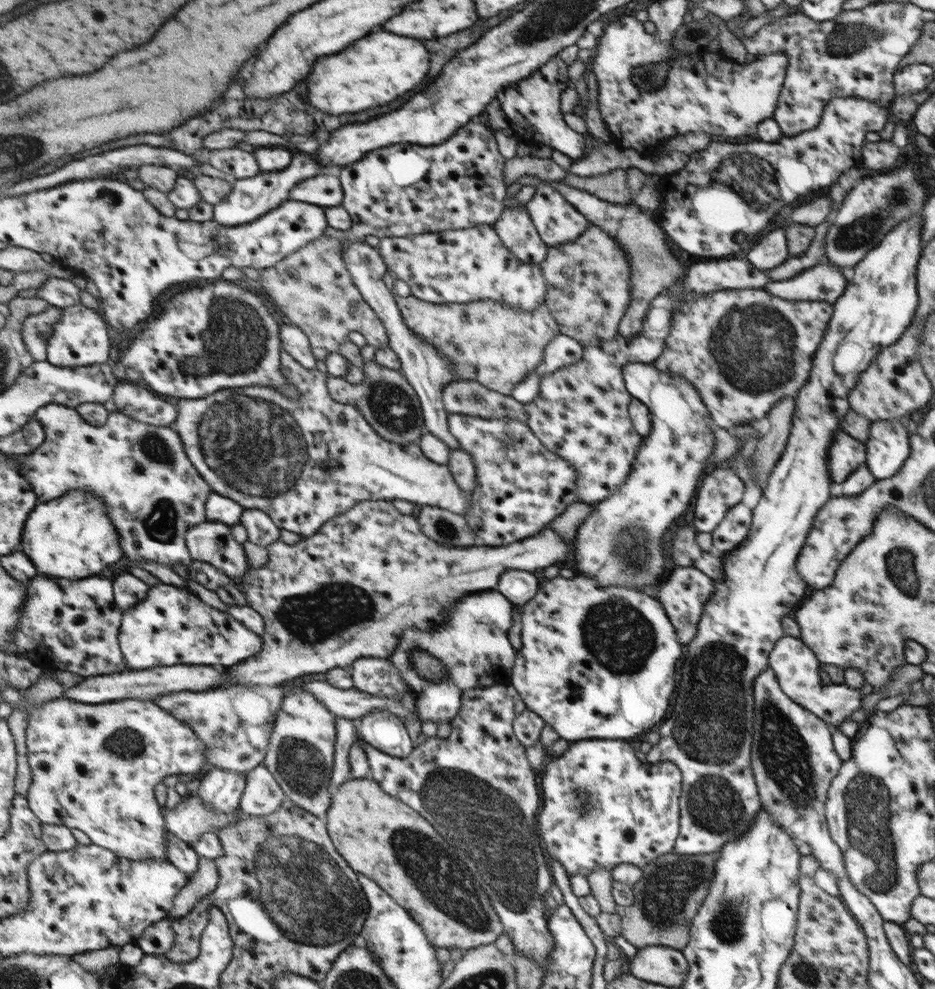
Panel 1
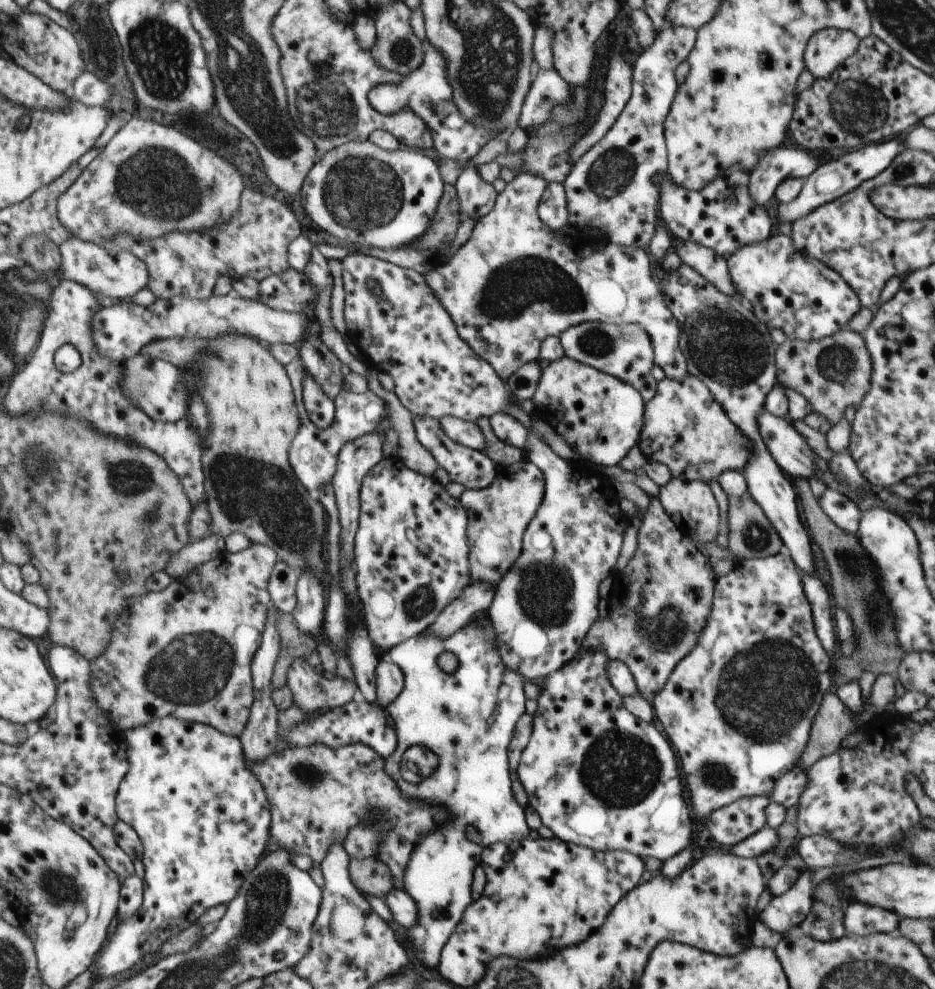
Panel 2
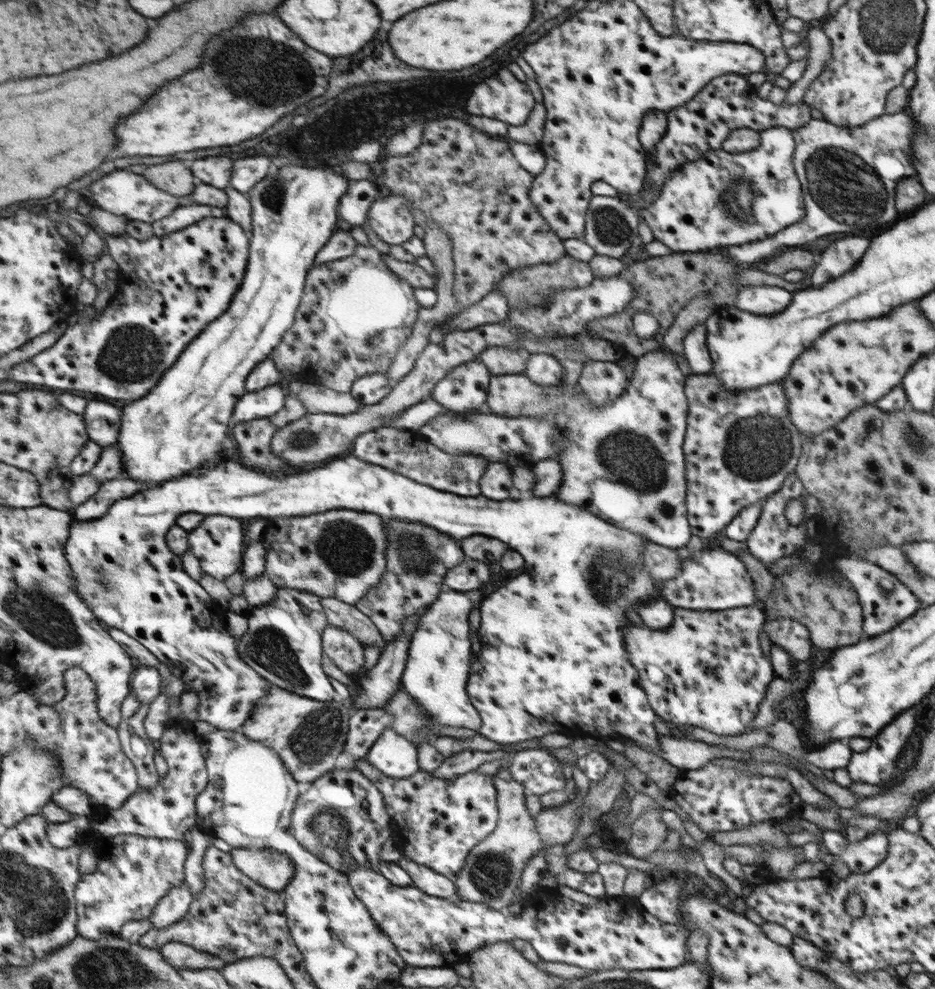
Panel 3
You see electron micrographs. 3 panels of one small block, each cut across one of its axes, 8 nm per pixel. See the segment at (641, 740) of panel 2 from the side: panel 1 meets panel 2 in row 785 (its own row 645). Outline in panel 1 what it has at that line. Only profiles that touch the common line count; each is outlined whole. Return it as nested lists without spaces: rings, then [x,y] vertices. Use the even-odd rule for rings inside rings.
[[[559,575],[541,581],[539,592],[521,606],[521,618],[523,645],[516,651],[511,686],[521,694],[526,709],[536,711],[560,738],[570,743],[588,738],[626,740],[662,720],[676,686],[674,672],[682,656],[682,643],[654,596],[620,586],[602,586],[588,576],[568,580]]]

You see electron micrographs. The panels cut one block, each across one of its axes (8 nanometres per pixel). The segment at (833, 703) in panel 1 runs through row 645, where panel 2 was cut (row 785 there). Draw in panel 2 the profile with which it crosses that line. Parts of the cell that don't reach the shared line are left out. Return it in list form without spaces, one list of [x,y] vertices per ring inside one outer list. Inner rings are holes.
[[[800,763],[796,764],[790,772],[786,772],[777,781],[769,800],[785,806],[786,809],[790,808],[794,804],[798,804],[808,785],[808,771],[804,770]]]

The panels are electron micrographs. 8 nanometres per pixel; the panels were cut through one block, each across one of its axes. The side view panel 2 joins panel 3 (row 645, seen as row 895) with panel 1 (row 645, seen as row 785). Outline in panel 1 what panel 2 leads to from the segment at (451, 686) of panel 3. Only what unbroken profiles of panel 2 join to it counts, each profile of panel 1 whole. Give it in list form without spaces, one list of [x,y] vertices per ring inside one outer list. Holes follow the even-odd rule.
[[[489,590],[458,600],[458,604],[454,604],[454,608],[450,610],[446,622],[432,632],[408,628],[402,633],[402,638],[389,660],[400,670],[398,674],[402,676],[401,680],[411,694],[416,696],[416,710],[422,722],[432,720],[440,723],[452,720],[461,710],[461,694],[466,690],[511,685],[517,660],[517,652],[509,640],[512,627],[512,602],[500,591]],[[414,647],[428,651],[446,665],[448,674],[443,678],[445,685],[439,688],[426,687],[410,660]]]

